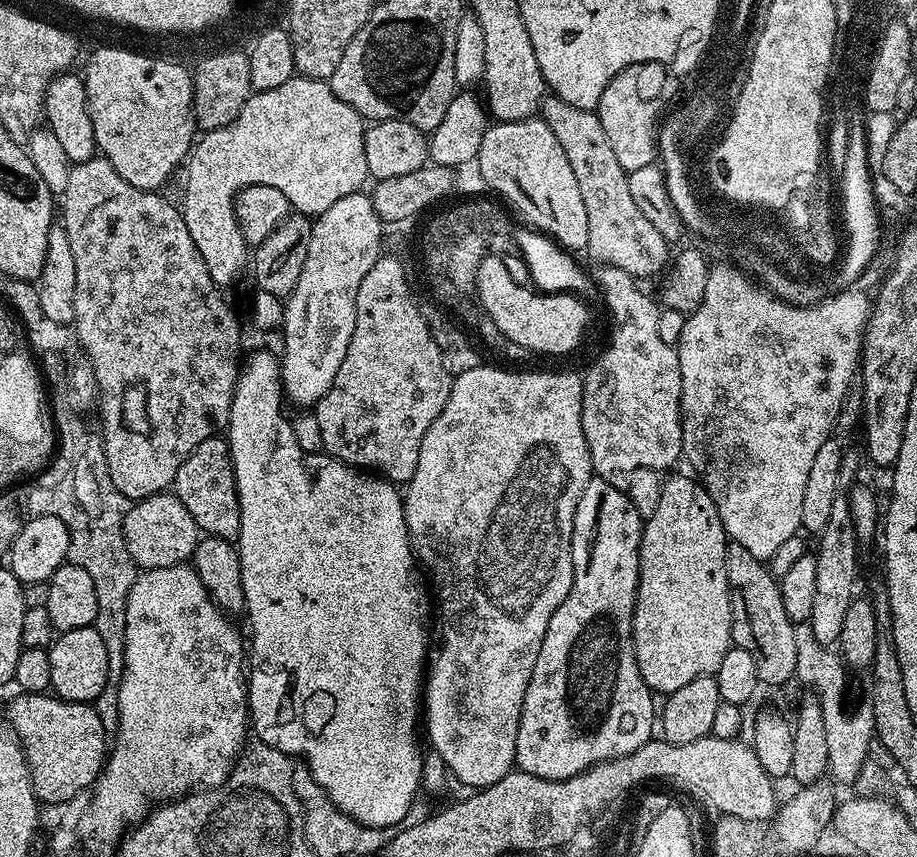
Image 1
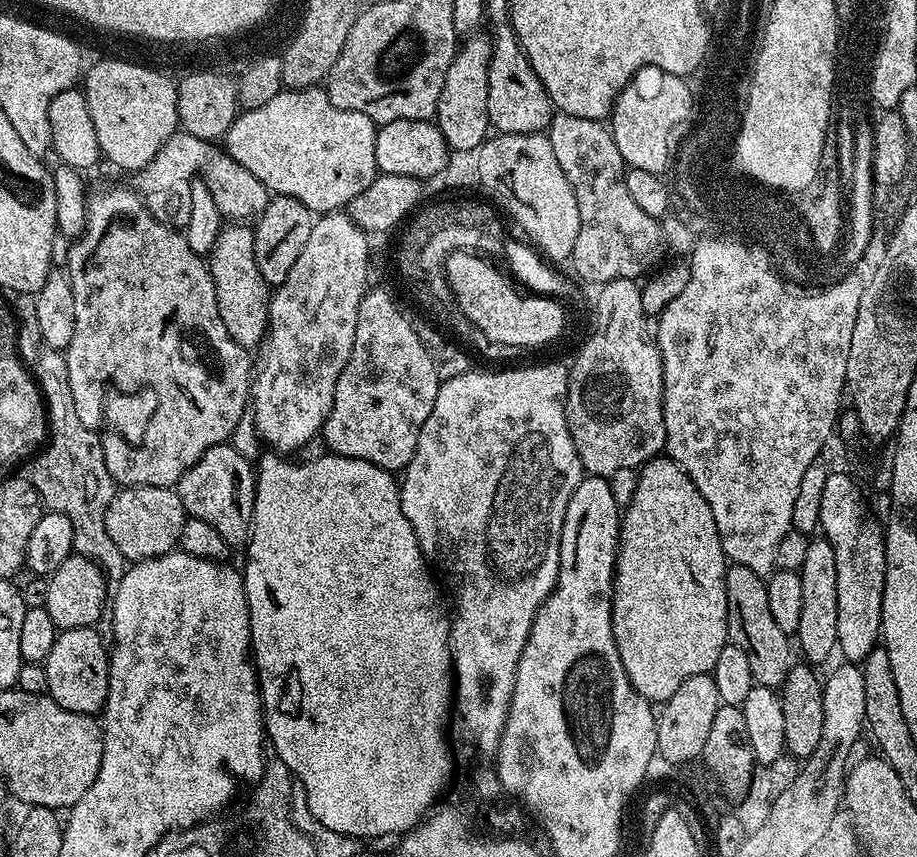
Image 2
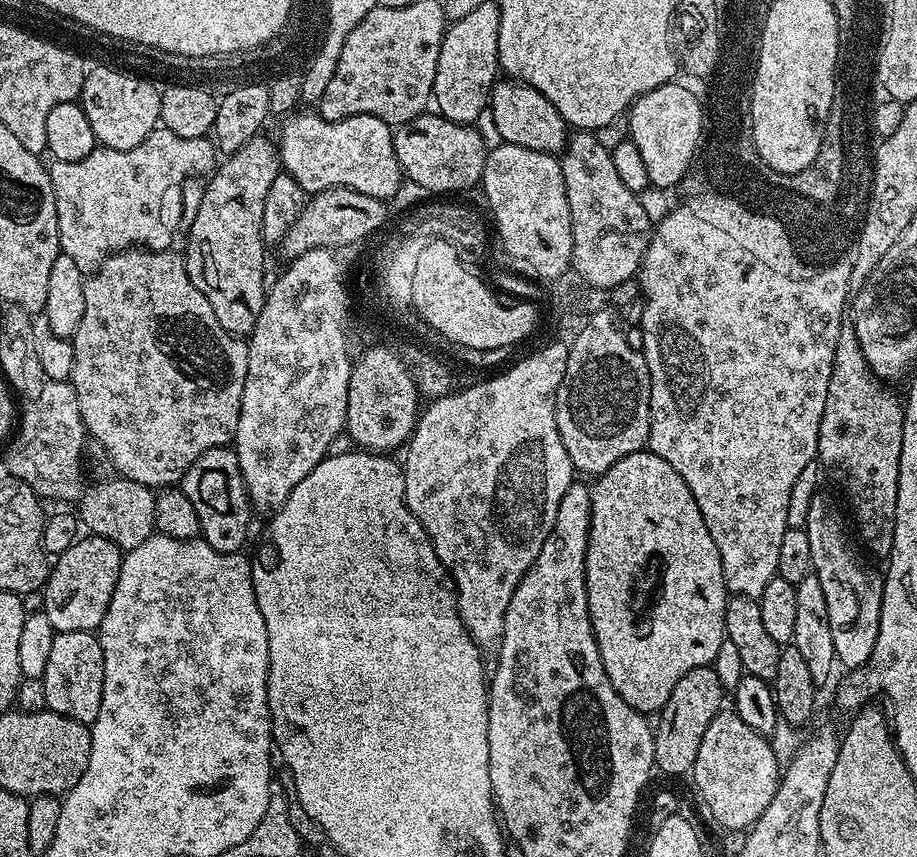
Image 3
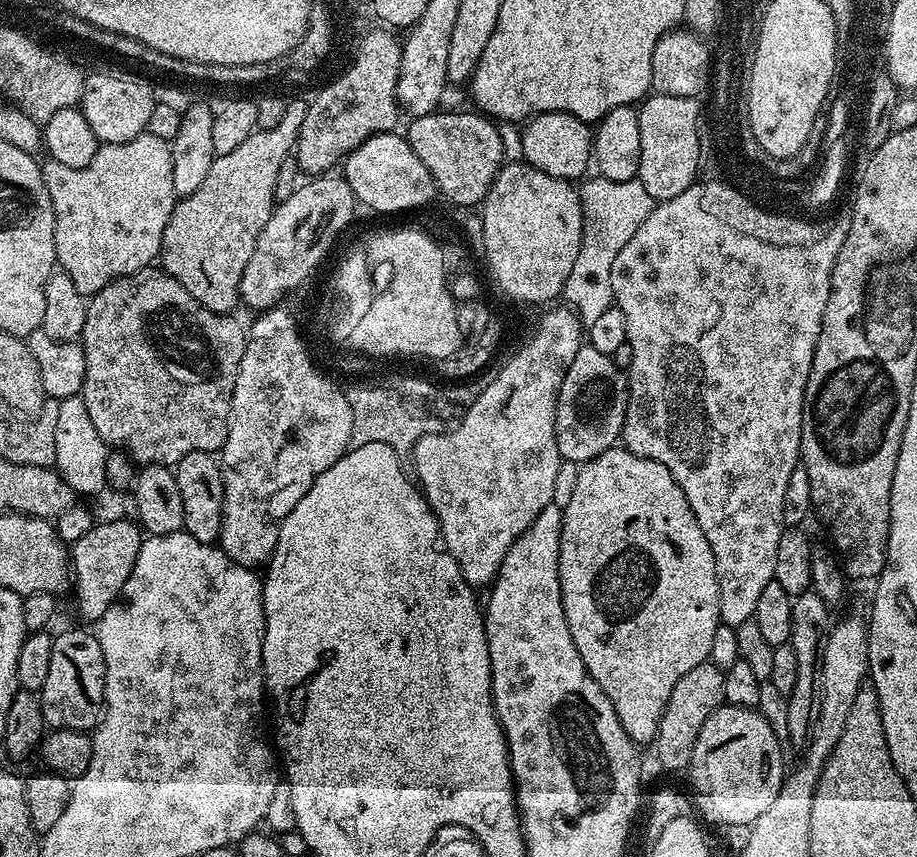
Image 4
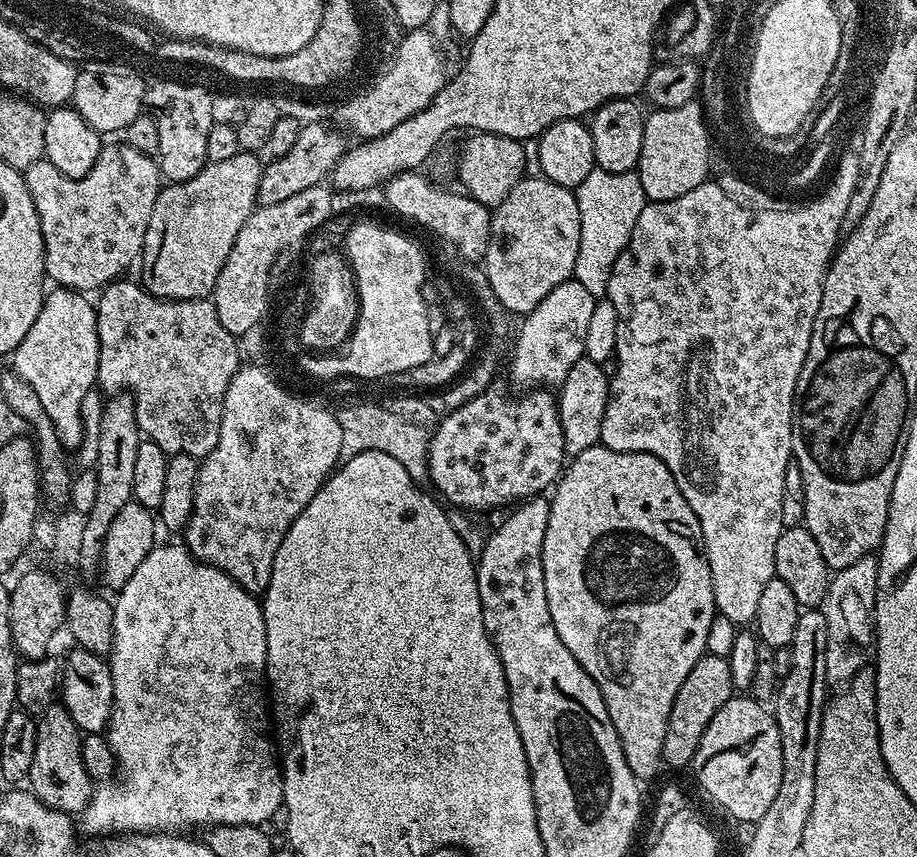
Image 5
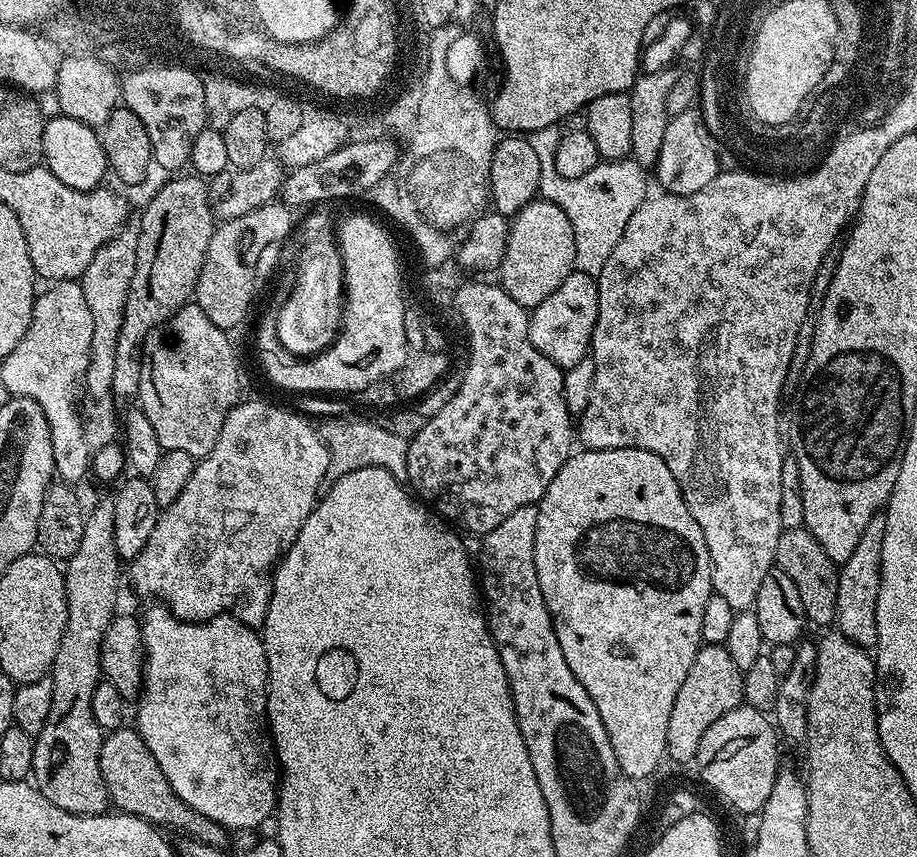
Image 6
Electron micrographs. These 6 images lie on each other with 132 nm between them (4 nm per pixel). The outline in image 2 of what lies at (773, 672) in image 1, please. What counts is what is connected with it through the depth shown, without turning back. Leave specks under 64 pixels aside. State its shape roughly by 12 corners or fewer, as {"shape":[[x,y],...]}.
{"shape":[[727,565],[729,641],[759,687],[779,689],[794,663],[770,614],[765,577]]}

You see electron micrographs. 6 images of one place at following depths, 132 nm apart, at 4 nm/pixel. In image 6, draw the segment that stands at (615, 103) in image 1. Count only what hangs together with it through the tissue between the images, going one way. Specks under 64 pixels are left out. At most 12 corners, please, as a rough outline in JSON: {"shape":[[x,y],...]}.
{"shape":[[699,107],[669,119],[654,171],[669,196],[722,171]]}

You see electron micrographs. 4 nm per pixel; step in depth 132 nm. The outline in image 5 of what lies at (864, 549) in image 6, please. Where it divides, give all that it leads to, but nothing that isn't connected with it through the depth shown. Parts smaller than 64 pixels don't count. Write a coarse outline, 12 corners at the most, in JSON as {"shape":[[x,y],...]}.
{"shape":[[878,560],[829,579],[826,678],[846,686],[876,651]]}

